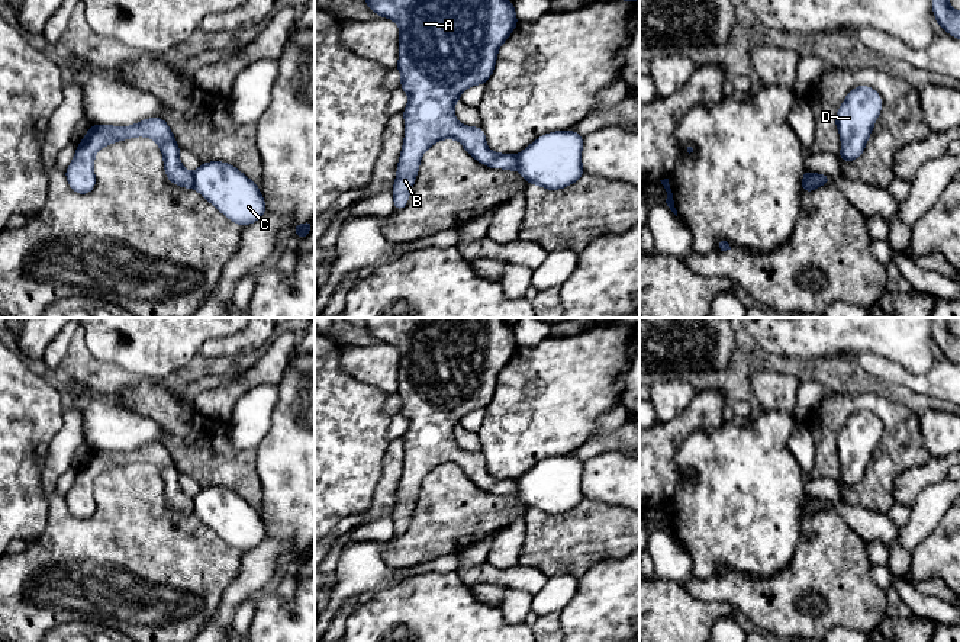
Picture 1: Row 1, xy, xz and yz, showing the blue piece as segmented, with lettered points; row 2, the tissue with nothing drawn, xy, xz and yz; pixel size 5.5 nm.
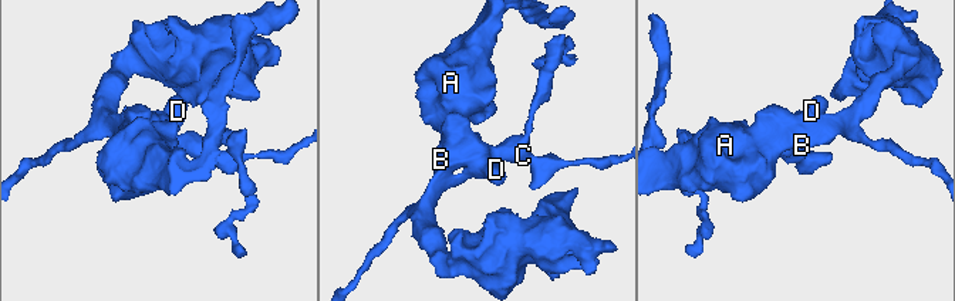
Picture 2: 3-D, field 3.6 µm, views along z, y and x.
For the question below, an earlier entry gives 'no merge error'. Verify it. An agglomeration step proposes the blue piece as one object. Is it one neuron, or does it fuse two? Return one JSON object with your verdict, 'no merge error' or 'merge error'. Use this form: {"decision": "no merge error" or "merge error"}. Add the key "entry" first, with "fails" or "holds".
{"entry": "fails", "decision": "merge error"}

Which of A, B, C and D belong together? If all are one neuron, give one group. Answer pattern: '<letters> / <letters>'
A B D / C

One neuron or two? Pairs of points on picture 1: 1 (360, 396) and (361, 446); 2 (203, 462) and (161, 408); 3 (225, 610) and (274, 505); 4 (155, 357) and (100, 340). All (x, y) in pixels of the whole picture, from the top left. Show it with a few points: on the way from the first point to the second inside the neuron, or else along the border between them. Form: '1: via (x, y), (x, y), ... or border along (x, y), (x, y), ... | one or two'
1: via (360, 408), (360, 434) | one
2: via (189, 455), (179, 444), (179, 426), (176, 423) | one
3: via (247, 584), (258, 563), (274, 545), (274, 531) | one
4: via (142, 349), (119, 349), (113, 343) | one

